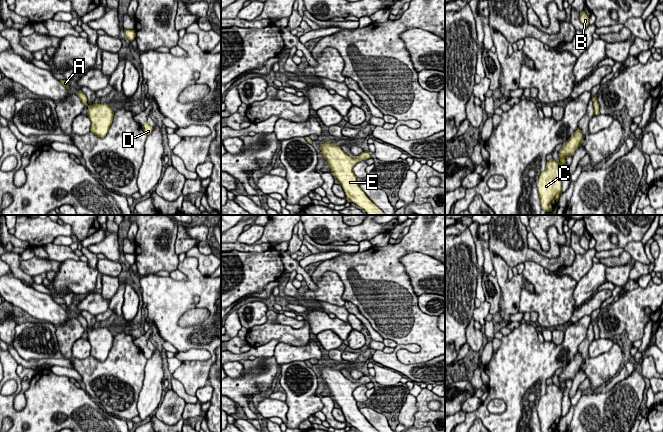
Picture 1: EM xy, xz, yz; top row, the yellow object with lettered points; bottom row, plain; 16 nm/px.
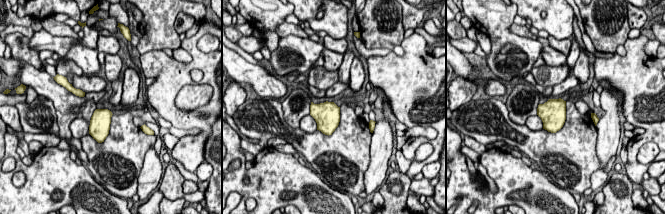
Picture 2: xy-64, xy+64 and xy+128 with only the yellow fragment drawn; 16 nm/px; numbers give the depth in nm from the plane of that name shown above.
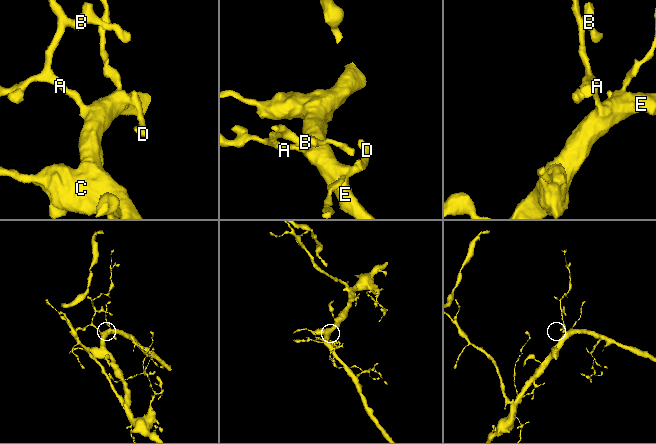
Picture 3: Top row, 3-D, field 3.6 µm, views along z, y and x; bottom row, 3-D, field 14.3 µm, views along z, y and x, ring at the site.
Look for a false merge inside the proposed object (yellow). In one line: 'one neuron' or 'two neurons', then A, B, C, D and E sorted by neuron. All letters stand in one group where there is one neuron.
one neuron | A B C D E

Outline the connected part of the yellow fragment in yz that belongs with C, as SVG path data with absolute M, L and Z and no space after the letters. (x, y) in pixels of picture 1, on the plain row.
M579 352L562 369L558 380L560 385L553 382L547 385L546 393L540 398L537 405L537 415L540 422L541 432L552 432L551 426L558 426L562 417L562 399L566 388L565 382L573 380L576 373L584 366L582 356Z

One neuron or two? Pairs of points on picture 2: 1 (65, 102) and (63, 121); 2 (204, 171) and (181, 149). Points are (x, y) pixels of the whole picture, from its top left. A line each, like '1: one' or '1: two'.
1: two
2: two

